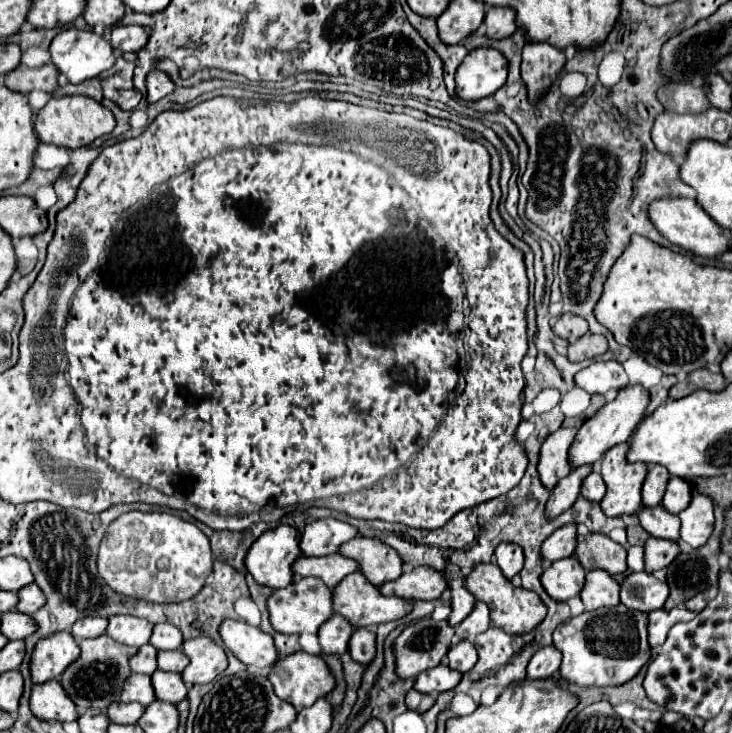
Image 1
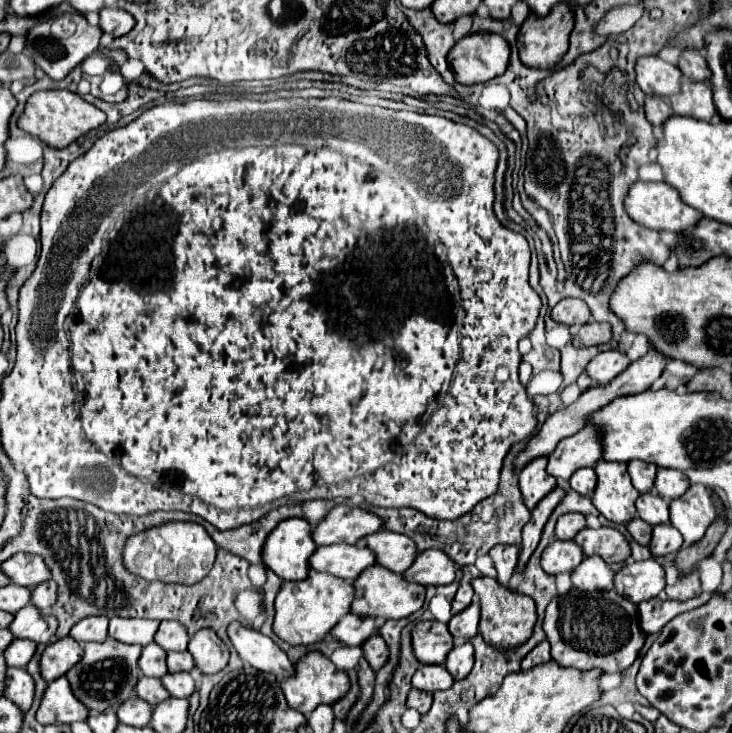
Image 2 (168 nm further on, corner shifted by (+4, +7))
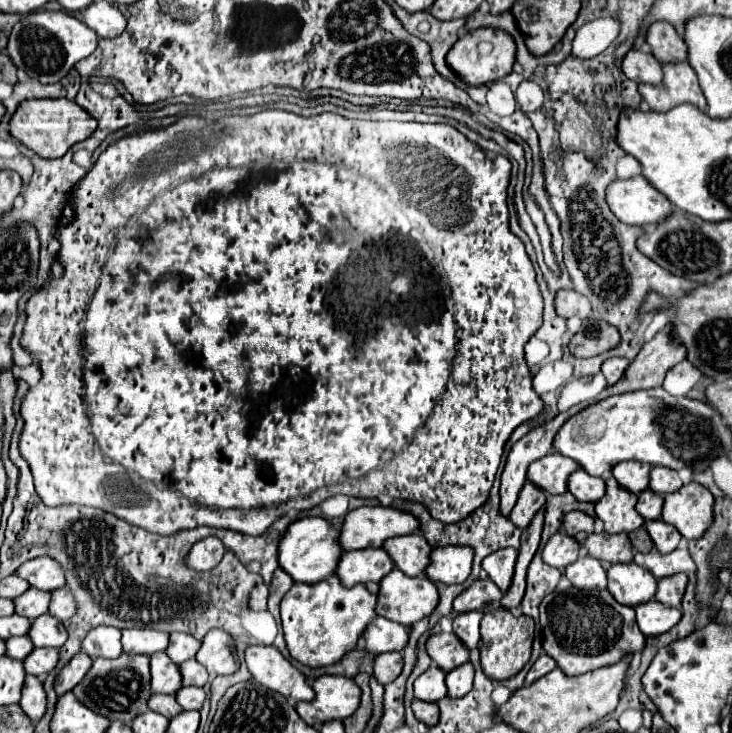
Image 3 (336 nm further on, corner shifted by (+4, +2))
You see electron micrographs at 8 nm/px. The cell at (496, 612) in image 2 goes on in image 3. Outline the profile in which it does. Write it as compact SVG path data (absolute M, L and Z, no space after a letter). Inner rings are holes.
M486 605L482 619L482 645L480 645L480 661L482 669L490 679L504 681L516 675L530 659L532 641L534 641L534 621L528 615L512 615L502 605Z

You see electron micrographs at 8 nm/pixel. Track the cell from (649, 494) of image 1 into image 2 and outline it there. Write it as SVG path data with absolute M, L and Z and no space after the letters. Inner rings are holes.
M630 460L628 462L628 474L632 478L634 488L644 494L648 490L652 490L654 486L654 478L656 478L656 464L644 464L642 460Z

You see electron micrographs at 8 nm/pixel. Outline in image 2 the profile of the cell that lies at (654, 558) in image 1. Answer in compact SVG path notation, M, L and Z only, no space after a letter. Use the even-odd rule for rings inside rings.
M658 524L654 526L652 540L650 540L650 550L654 556L666 556L670 552L678 552L682 544L682 536L672 524Z

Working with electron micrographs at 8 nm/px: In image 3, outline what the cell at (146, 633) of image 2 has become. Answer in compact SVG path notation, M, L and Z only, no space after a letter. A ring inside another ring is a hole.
M124 629L122 631L122 649L128 655L144 653L152 655L168 647L168 633L150 631L150 629Z

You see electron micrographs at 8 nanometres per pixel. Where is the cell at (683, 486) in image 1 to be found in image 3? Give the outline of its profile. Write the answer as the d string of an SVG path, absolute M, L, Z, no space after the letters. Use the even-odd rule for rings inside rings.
M654 467L652 469L652 473L650 473L650 489L652 491L666 495L666 493L672 493L680 487L682 487L682 479L678 477L678 473L674 469L668 469L668 467Z

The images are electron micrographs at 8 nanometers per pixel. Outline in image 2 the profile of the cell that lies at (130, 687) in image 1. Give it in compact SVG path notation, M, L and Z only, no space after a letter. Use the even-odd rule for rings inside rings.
M146 676L140 678L140 682L136 686L136 692L138 692L138 696L142 700L146 700L152 706L156 706L156 704L160 704L160 702L170 698L170 692L162 686L160 680L152 680L152 678L146 678Z

